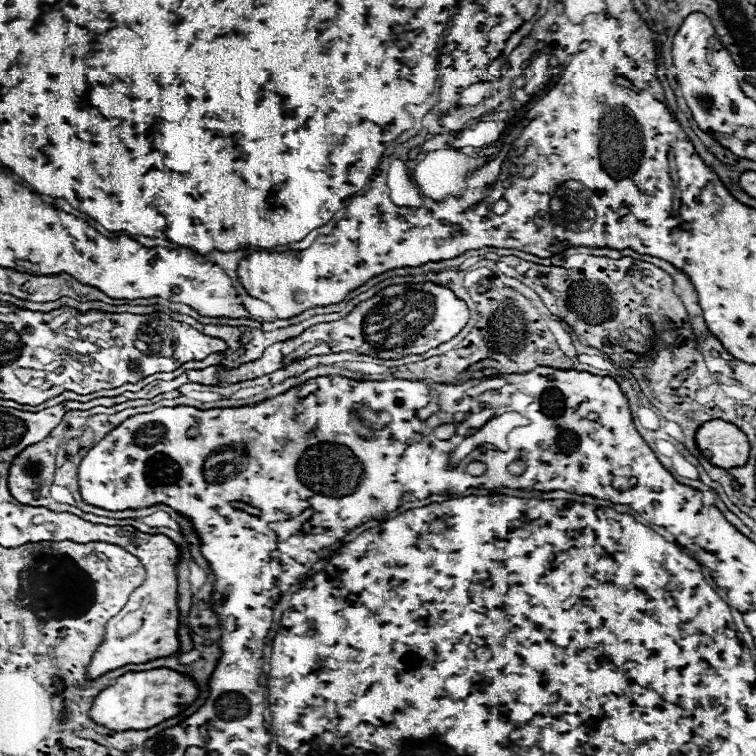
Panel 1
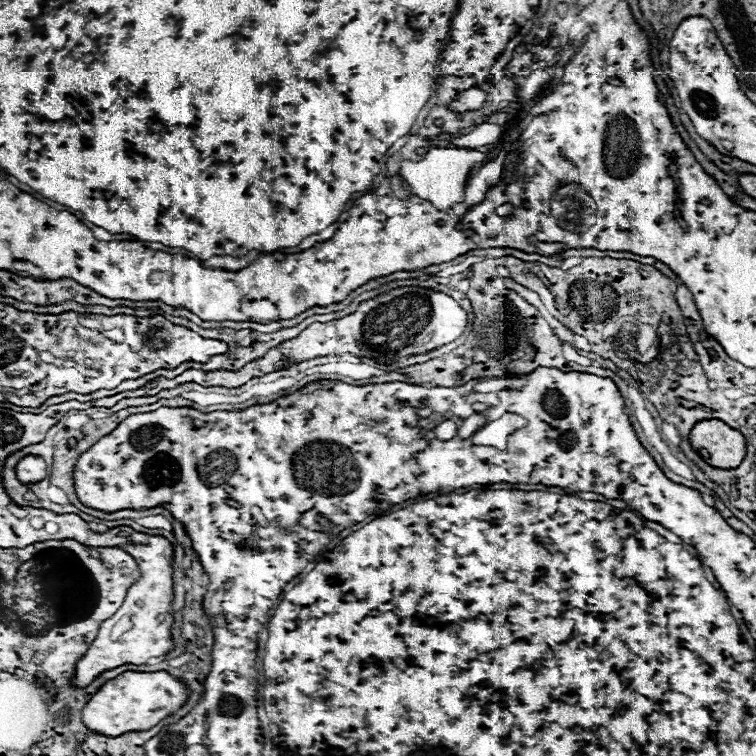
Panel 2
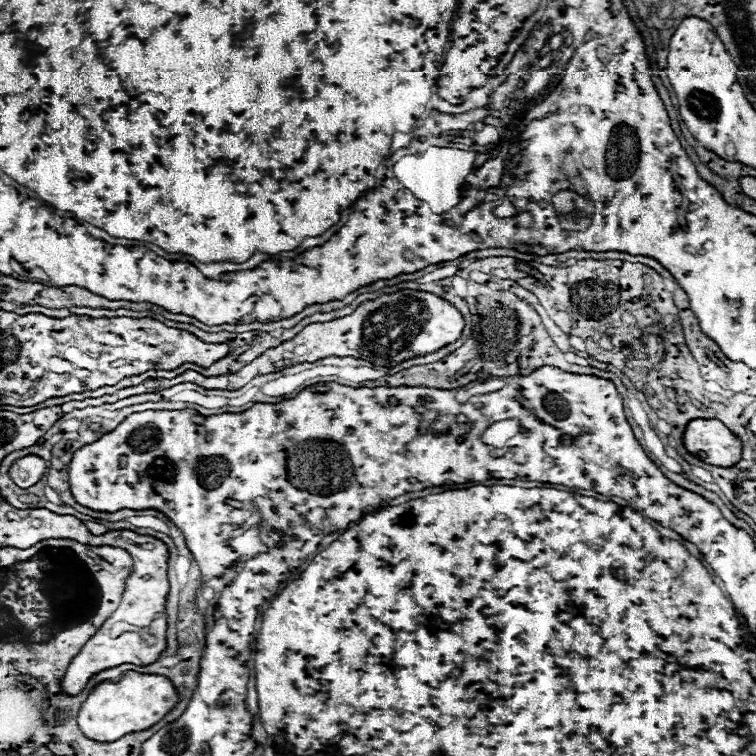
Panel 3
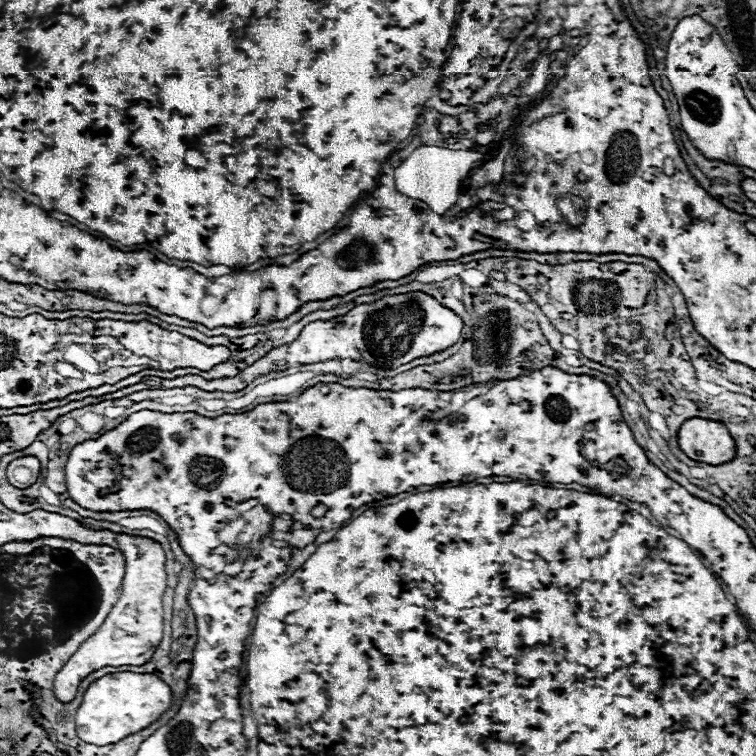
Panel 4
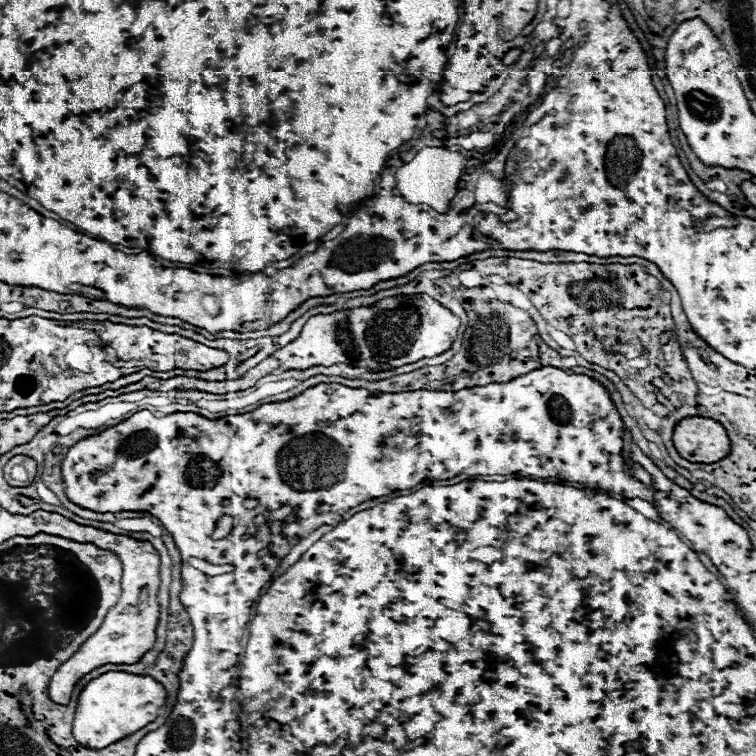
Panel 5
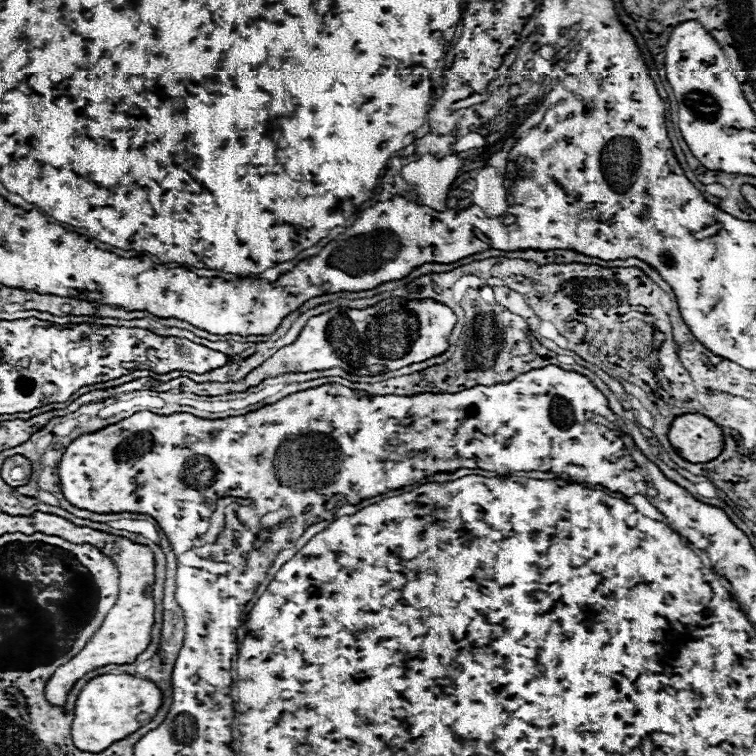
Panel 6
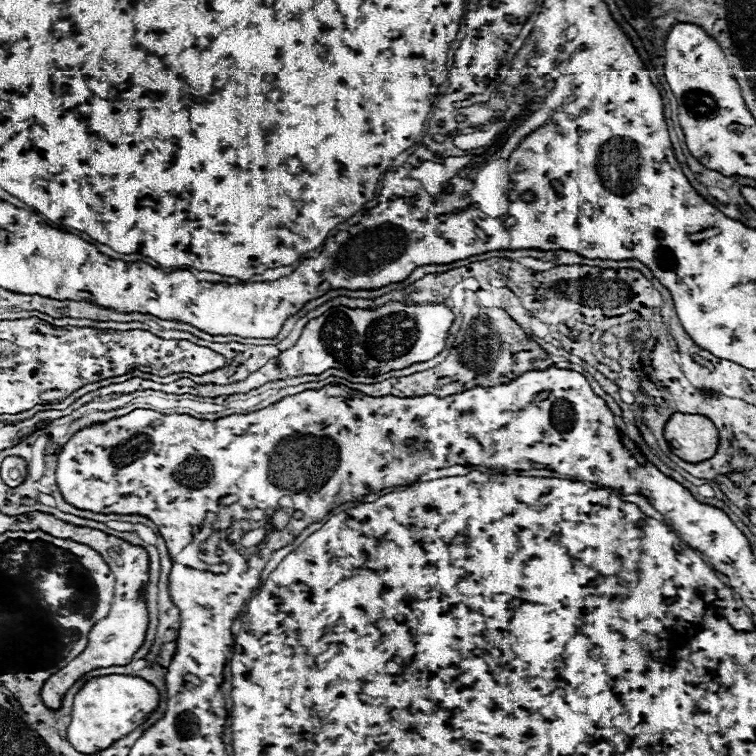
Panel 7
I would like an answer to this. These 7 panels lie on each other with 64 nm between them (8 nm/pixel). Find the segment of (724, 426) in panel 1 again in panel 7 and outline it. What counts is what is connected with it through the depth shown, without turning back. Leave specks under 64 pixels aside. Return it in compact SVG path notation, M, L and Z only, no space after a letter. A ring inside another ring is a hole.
M676 412L664 428L664 438L674 454L686 462L702 462L716 454L718 430L710 418Z

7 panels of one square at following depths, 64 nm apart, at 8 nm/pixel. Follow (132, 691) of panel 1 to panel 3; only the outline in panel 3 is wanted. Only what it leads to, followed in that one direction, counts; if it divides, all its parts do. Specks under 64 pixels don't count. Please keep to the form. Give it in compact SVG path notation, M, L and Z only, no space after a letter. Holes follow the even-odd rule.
M124 672L118 680L106 680L98 684L78 712L78 726L86 738L98 742L114 742L130 732L148 730L160 722L180 700L174 684L160 674Z

